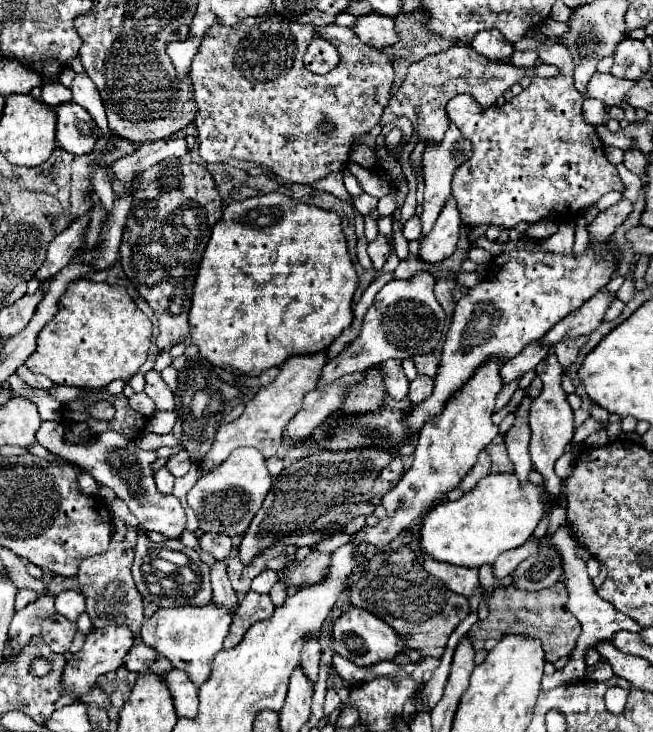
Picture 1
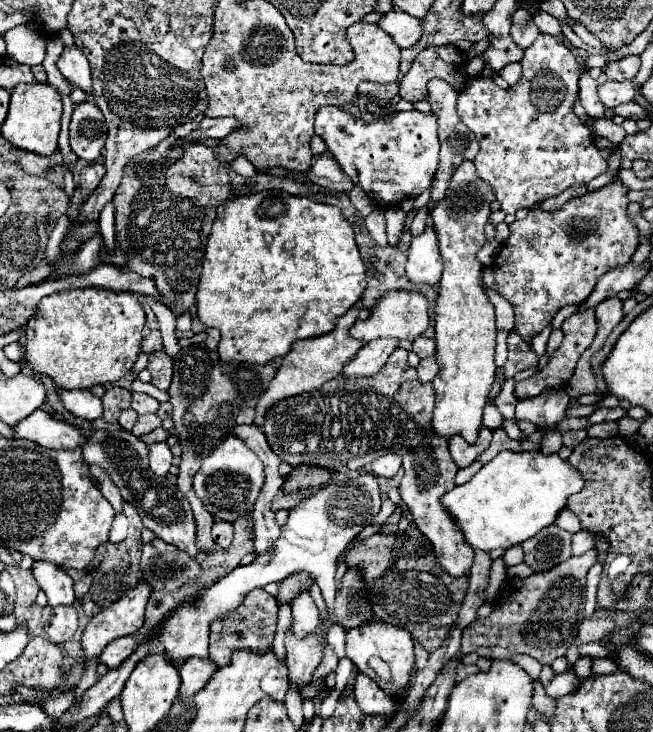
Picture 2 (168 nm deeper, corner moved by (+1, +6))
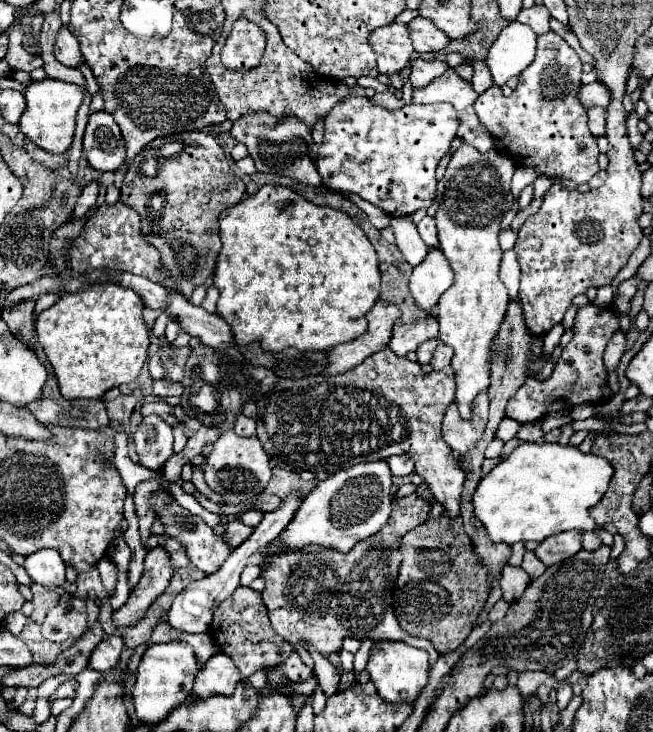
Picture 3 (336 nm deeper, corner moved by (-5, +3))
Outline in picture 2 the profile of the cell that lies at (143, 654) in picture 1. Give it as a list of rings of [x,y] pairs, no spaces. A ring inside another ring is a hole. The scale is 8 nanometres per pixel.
[[[123,636],[121,640],[113,640],[113,644],[109,644],[109,648],[105,648],[105,652],[101,652],[101,656],[97,658],[101,664],[105,664],[107,668],[119,668],[121,662],[137,648],[137,640],[135,636]]]

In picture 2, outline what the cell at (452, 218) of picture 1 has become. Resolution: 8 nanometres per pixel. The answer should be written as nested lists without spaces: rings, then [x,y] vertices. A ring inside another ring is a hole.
[[[431,226],[427,230],[413,238],[413,244],[409,246],[407,256],[407,278],[417,284],[439,284],[443,270],[443,260],[437,246],[437,236]]]

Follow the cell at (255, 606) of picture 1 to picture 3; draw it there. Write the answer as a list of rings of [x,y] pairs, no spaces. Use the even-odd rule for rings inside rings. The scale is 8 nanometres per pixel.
[[[239,587],[235,595],[231,595],[231,599],[223,601],[221,607],[215,609],[209,635],[219,645],[221,653],[229,655],[235,661],[243,679],[251,677],[259,669],[275,667],[277,663],[283,663],[293,651],[293,647],[285,639],[279,639],[279,635],[275,635],[261,593],[257,593],[251,587]]]

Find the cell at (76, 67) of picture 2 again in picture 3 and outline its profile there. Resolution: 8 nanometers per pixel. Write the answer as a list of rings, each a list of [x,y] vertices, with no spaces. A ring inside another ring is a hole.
[[[61,27],[59,35],[57,35],[55,57],[57,57],[57,61],[63,63],[65,67],[75,67],[75,69],[77,69],[81,63],[85,63],[83,53],[81,53],[81,49],[79,49],[77,37],[75,37],[69,29],[65,29],[65,27]]]

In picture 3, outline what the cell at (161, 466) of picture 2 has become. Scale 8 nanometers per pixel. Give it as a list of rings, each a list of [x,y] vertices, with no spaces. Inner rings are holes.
[[[157,415],[143,419],[133,435],[139,453],[139,463],[147,469],[159,471],[165,461],[173,455],[173,433],[171,427]]]

